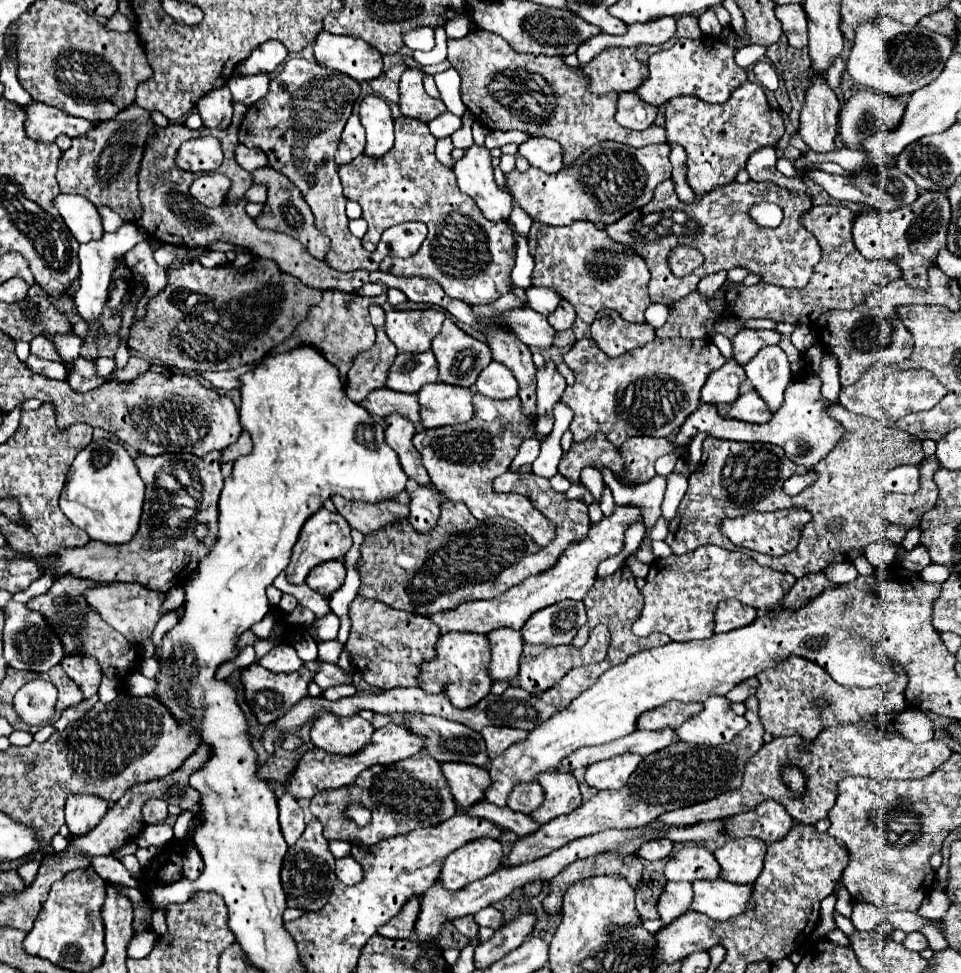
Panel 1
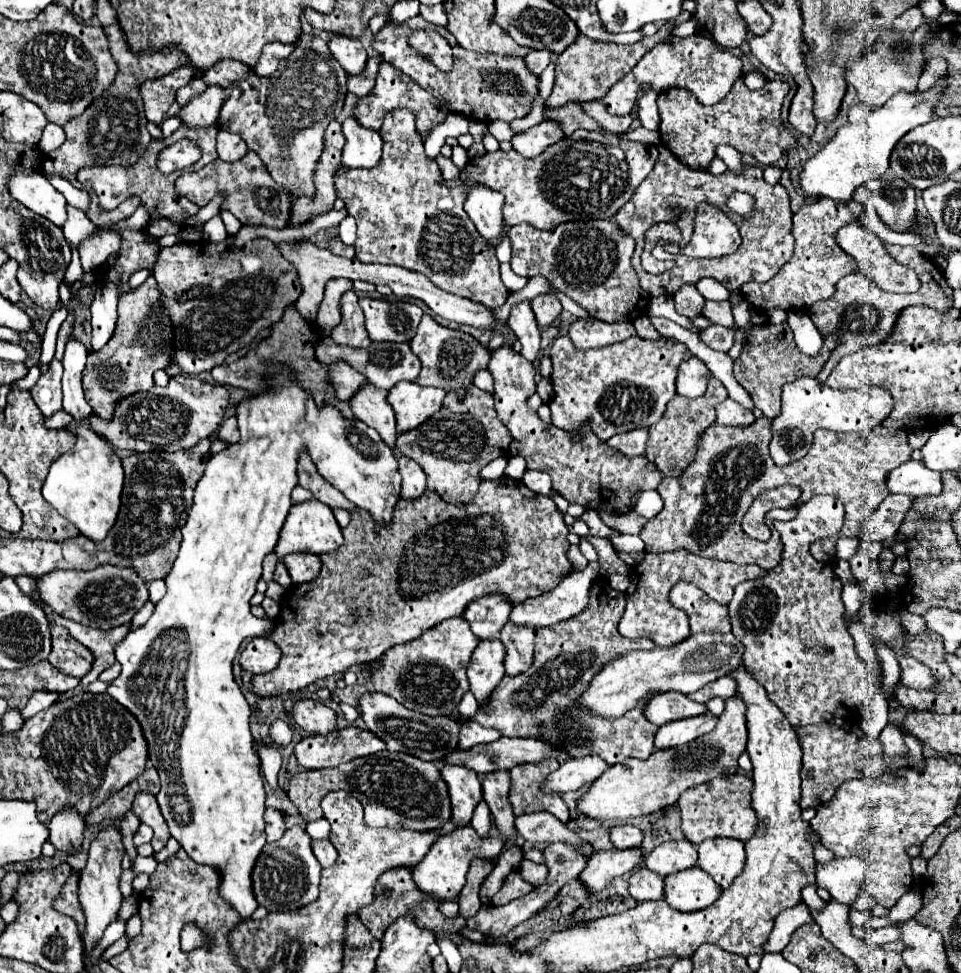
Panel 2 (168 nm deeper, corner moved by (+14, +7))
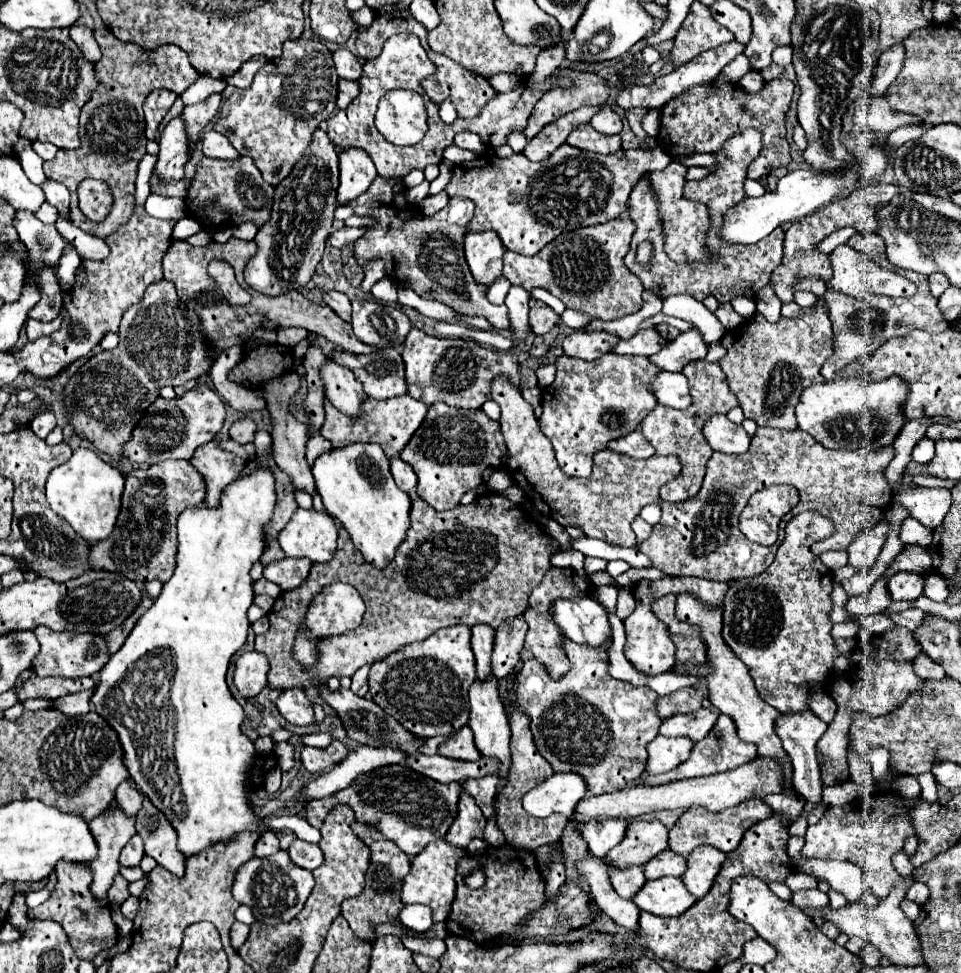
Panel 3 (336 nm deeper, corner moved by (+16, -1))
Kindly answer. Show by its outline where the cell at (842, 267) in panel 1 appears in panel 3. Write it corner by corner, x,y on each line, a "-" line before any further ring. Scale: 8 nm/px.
872,182
864,188
858,188
854,192
850,192
844,198
836,198
836,202
830,202
828,206
816,210
816,214
810,214
808,218
796,220
788,230
786,230
786,238
784,238
784,258
782,264
774,270
774,278
770,280
772,290
776,292
776,296
780,298
782,304
794,302
794,284
804,280
804,278
820,278
826,284
832,278
832,264
830,264
830,254
822,254
818,248
818,244
830,236
832,232
846,228
846,226
854,226
854,228
868,228
868,234
876,232
876,212
878,212
878,204
886,204
892,200
892,196
898,194
898,186
894,184
884,184
884,182

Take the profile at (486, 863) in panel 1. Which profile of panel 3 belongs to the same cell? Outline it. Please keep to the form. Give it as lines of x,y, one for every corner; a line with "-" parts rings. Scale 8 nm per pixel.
444,838
430,842
430,846
426,846
412,860
410,872
404,878
402,900
406,904
408,902
420,902
420,904
430,906
434,910
434,922
446,920
448,910
450,910
450,902
456,898
456,870
458,870
458,862
460,862
460,858
464,858
464,854
466,854
466,850
448,844

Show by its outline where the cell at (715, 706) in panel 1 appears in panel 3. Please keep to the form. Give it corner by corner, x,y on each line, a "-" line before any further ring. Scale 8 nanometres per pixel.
656,736
648,744
648,774
660,774
682,764
692,750
694,742
690,738
666,738

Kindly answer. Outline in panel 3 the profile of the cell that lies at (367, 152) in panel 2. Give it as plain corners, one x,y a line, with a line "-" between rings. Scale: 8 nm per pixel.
348,148
340,152
340,186
338,204
346,204
368,190
376,178
376,166
366,150

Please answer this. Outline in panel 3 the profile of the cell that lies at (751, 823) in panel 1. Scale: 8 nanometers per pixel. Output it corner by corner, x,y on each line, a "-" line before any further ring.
756,798
744,800
736,806
720,810
720,812
710,812
710,810
704,810
702,806
690,806
688,810
682,812
682,816
676,820
674,828
670,830
668,846
670,846
670,850
674,850
682,856
688,856
696,846
702,846
702,844
710,844
710,846
728,854
728,852
734,852
736,846
740,846
740,840
742,840
744,832
754,822
758,822
762,818
768,818
770,812
772,812
772,808
766,806
762,800
756,800

